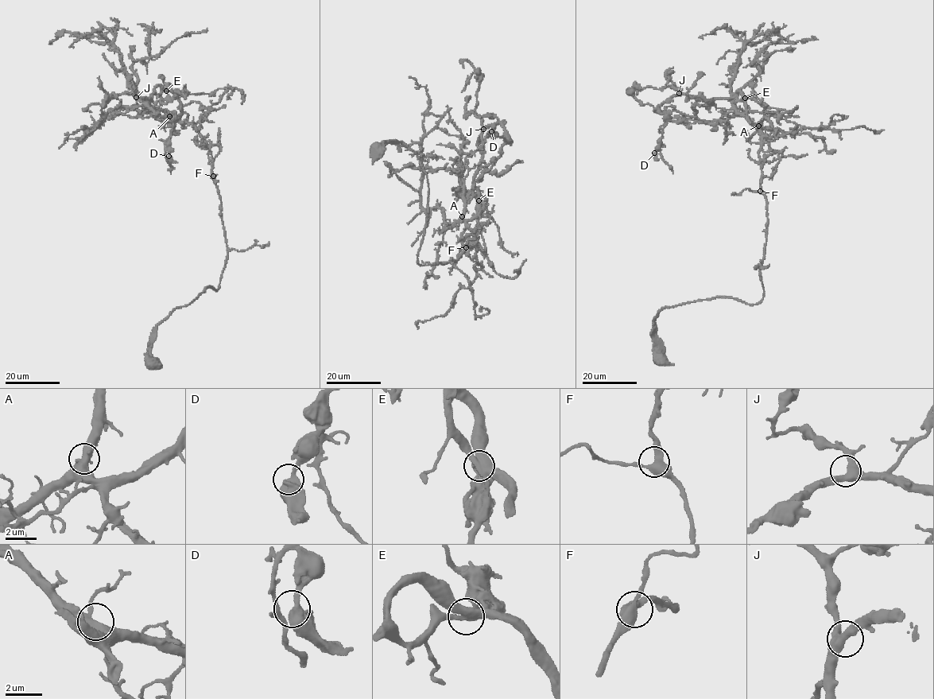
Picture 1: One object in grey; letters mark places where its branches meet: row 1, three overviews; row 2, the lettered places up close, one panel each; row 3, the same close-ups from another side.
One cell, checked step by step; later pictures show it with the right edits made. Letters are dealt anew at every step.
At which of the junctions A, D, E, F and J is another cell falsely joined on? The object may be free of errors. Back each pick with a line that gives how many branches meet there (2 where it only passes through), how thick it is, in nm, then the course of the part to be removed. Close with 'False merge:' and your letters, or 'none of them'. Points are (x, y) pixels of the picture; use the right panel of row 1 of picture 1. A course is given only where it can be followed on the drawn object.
False merge: none of them

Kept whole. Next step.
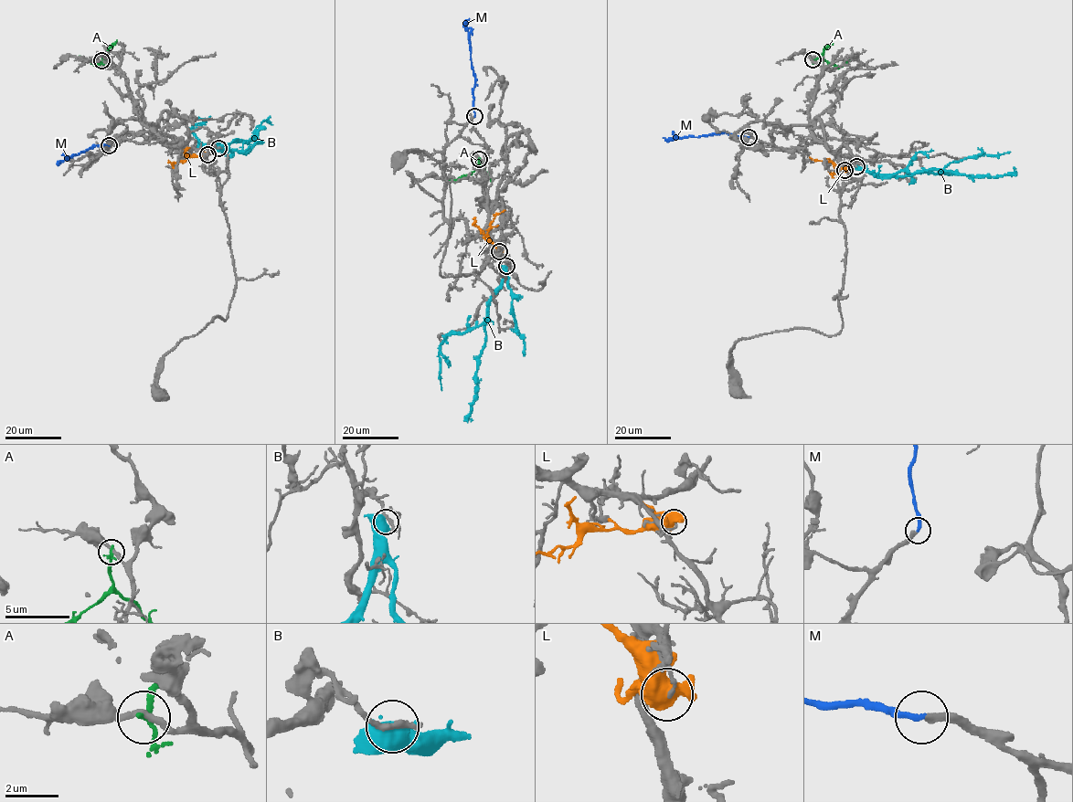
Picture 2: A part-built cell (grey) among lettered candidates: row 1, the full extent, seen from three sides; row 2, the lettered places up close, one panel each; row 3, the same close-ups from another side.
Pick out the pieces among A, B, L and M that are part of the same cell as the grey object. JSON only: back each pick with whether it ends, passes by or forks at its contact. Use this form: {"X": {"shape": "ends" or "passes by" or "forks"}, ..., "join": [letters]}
{"M": {"shape": "ends"}, "join": ["M"]}

